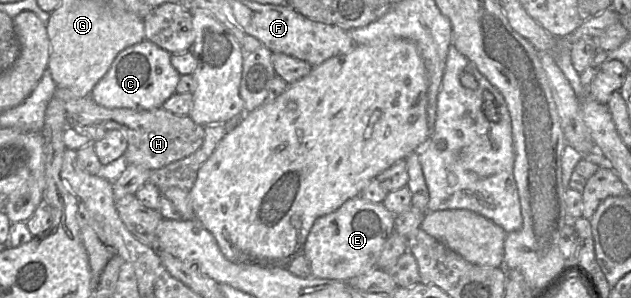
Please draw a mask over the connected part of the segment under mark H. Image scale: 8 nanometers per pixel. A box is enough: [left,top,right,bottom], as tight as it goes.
[54,87,205,171]

